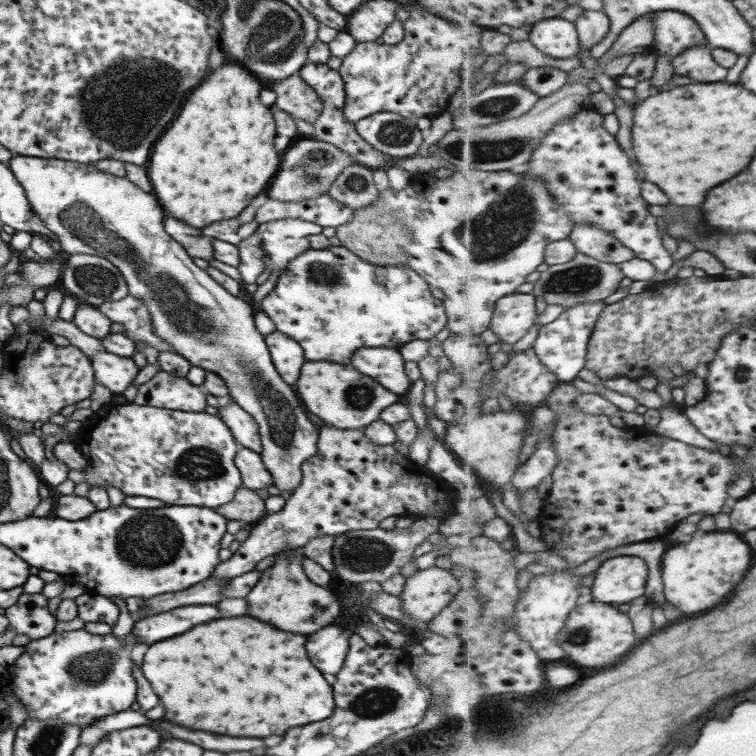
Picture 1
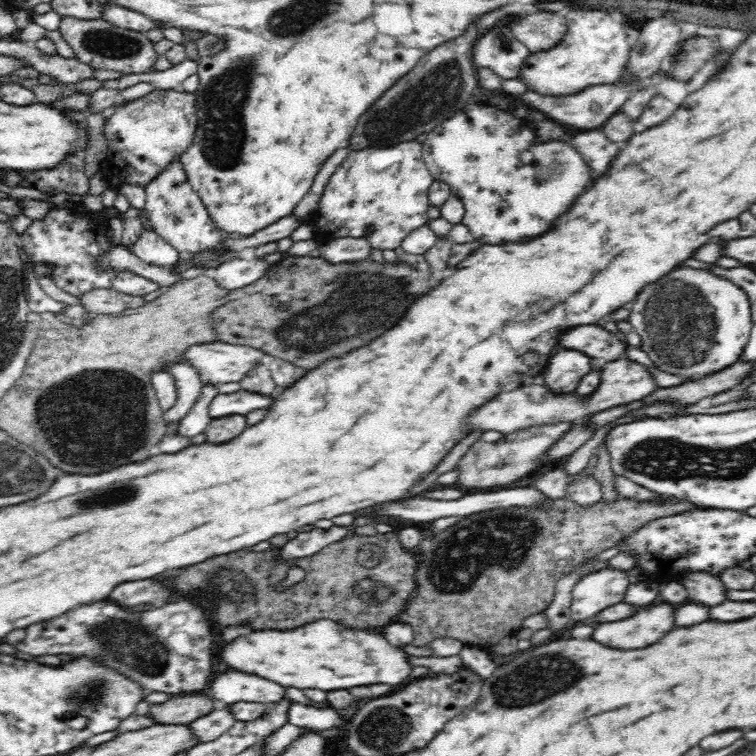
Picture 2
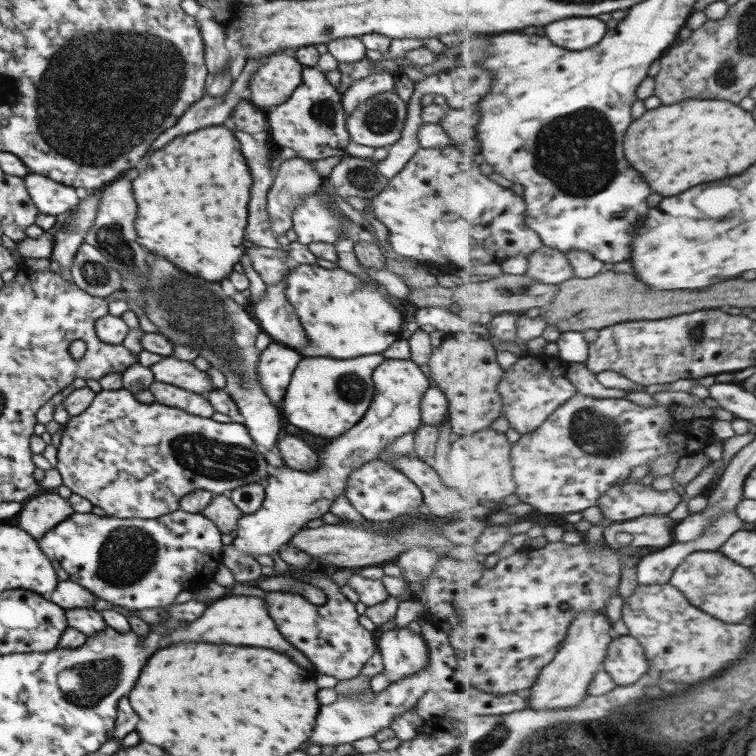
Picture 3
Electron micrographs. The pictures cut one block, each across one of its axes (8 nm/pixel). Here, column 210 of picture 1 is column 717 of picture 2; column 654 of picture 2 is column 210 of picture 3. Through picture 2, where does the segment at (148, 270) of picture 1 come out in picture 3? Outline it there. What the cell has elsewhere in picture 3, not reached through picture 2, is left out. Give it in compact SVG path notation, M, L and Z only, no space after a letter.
M154 254L154 260L150 262L150 274L147 280L148 290L146 290L145 314L152 324L156 325L158 332L165 336L170 342L178 345L188 344L194 350L198 350L200 358L210 361L211 368L222 370L222 375L226 377L226 388L230 391L229 396L236 403L240 414L244 417L244 427L248 429L248 435L263 450L272 450L278 452L277 441L280 434L280 412L272 404L272 400L266 396L266 392L260 386L258 380L258 360L261 352L257 349L256 339L261 333L261 326L256 324L252 316L246 312L244 305L238 305L232 297L226 296L222 286L216 282L206 282L200 280L198 276L192 276L188 272L180 272L174 268L168 260L158 258Z

